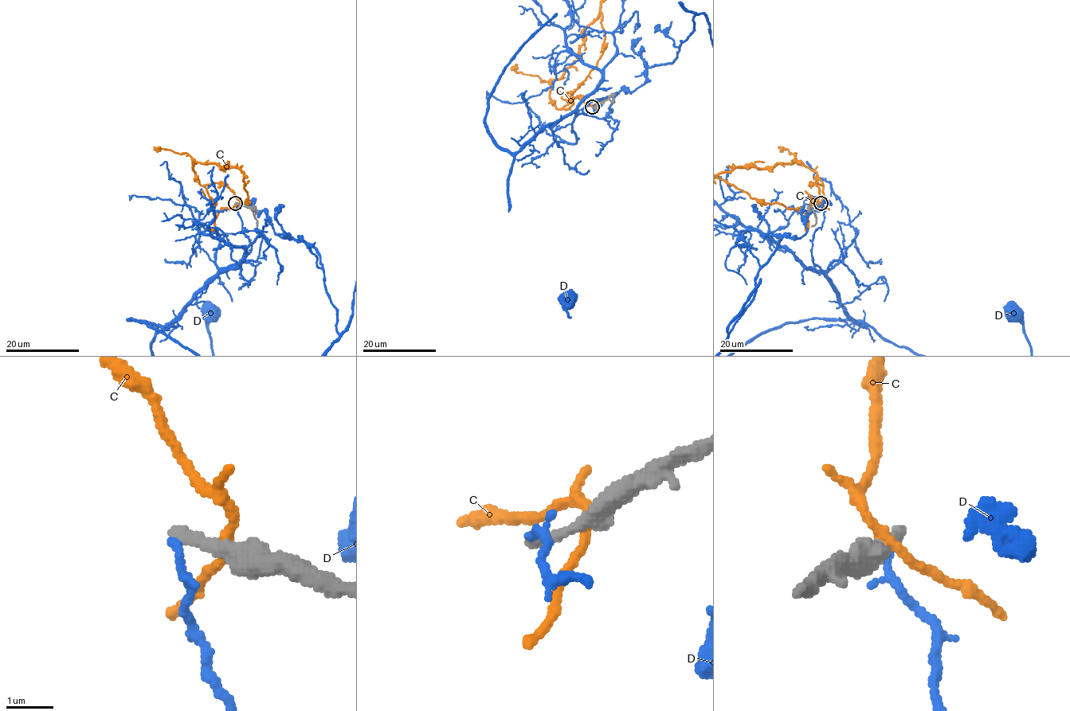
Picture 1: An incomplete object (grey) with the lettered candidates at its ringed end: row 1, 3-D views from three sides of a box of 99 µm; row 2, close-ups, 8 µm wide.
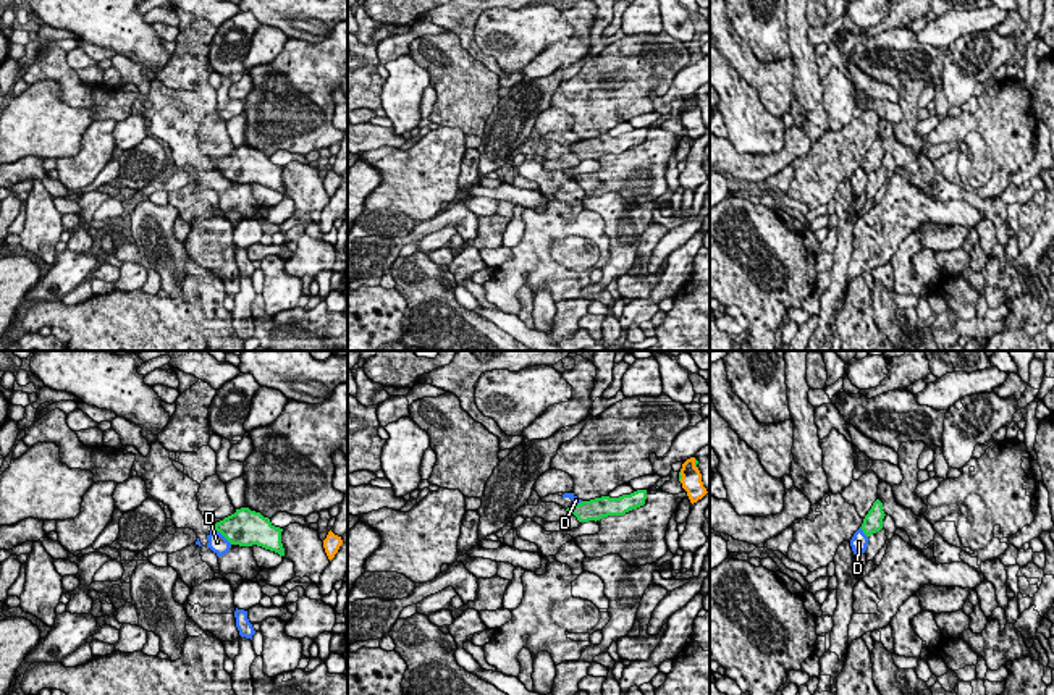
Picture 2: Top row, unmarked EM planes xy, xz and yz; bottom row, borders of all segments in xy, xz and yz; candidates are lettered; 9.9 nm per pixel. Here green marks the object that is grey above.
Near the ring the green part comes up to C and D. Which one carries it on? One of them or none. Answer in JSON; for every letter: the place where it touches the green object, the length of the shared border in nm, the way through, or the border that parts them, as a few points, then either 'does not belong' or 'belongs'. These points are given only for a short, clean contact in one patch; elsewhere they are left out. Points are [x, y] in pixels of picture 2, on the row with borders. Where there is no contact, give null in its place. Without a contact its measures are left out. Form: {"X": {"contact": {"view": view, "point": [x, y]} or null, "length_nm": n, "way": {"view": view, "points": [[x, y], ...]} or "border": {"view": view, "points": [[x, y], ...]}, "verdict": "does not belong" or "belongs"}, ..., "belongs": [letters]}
{"C": {"contact": {"view": "xz", "point": [681, 477]}, "length_nm": 100, "border": {"view": "xz", "points": [[679, 472], [681, 480]]}, "verdict": "does not belong"}, "D": {"contact": {"view": "xy", "point": [222, 534]}, "length_nm": 260, "verdict": "does not belong"}, "belongs": []}

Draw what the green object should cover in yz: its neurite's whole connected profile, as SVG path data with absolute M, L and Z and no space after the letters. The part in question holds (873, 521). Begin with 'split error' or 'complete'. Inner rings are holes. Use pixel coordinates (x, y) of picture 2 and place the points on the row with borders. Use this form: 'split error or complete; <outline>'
complete; M876 499L868 511L868 514L863 519L862 530L866 537L879 532L883 529L883 519L884 519L883 503Z

